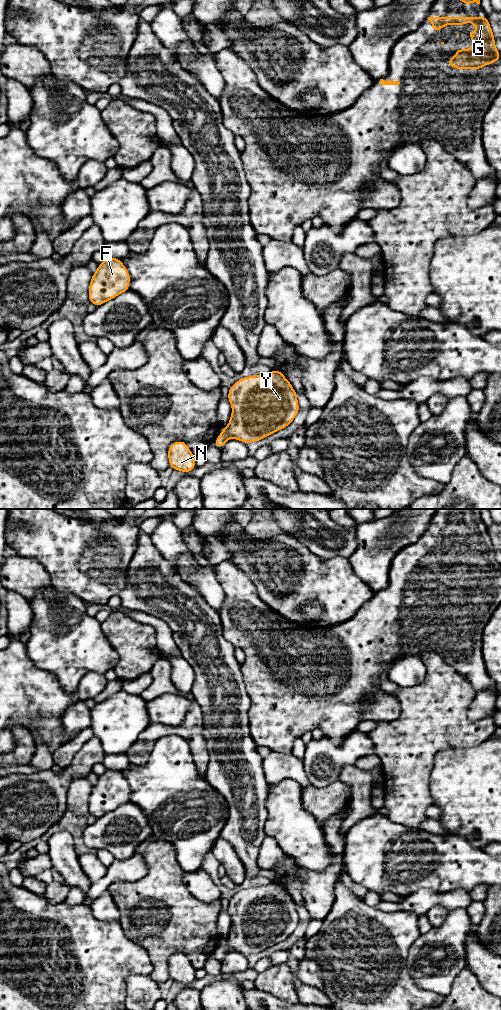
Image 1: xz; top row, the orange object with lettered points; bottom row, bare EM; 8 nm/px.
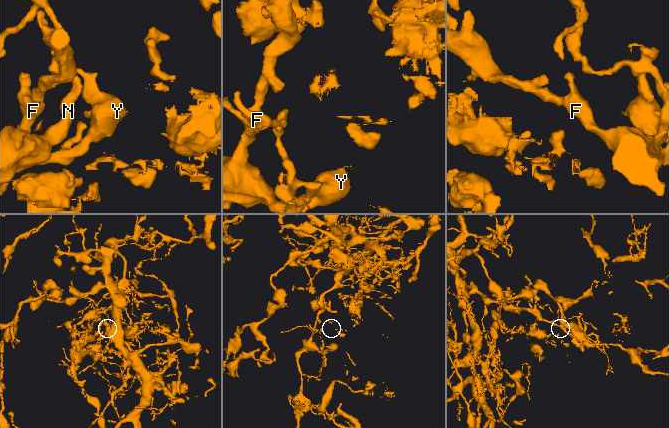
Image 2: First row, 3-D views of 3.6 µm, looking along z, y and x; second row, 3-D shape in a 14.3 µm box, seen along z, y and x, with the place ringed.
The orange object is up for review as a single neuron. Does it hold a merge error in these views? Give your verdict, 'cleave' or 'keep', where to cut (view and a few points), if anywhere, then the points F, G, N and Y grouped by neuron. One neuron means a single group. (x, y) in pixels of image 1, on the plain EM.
cleave; cut xz (271, 883), (275, 888), (284, 890); groups F N Y / G

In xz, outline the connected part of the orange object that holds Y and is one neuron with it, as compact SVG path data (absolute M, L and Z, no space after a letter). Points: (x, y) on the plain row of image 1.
M272 884L239 891L229 900L227 910L232 919L229 935L222 941L214 956L220 961L228 951L248 956L284 941L294 932L300 921L297 907L286 890L275 889Z

